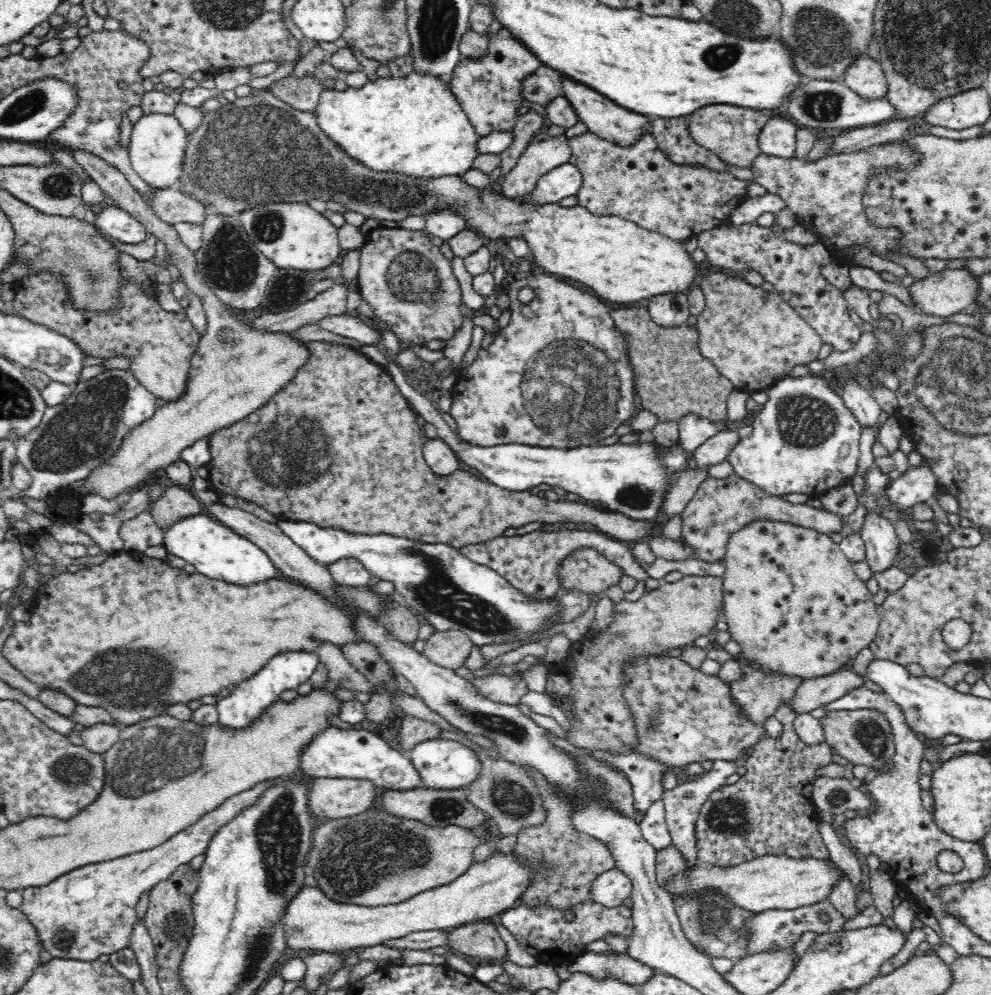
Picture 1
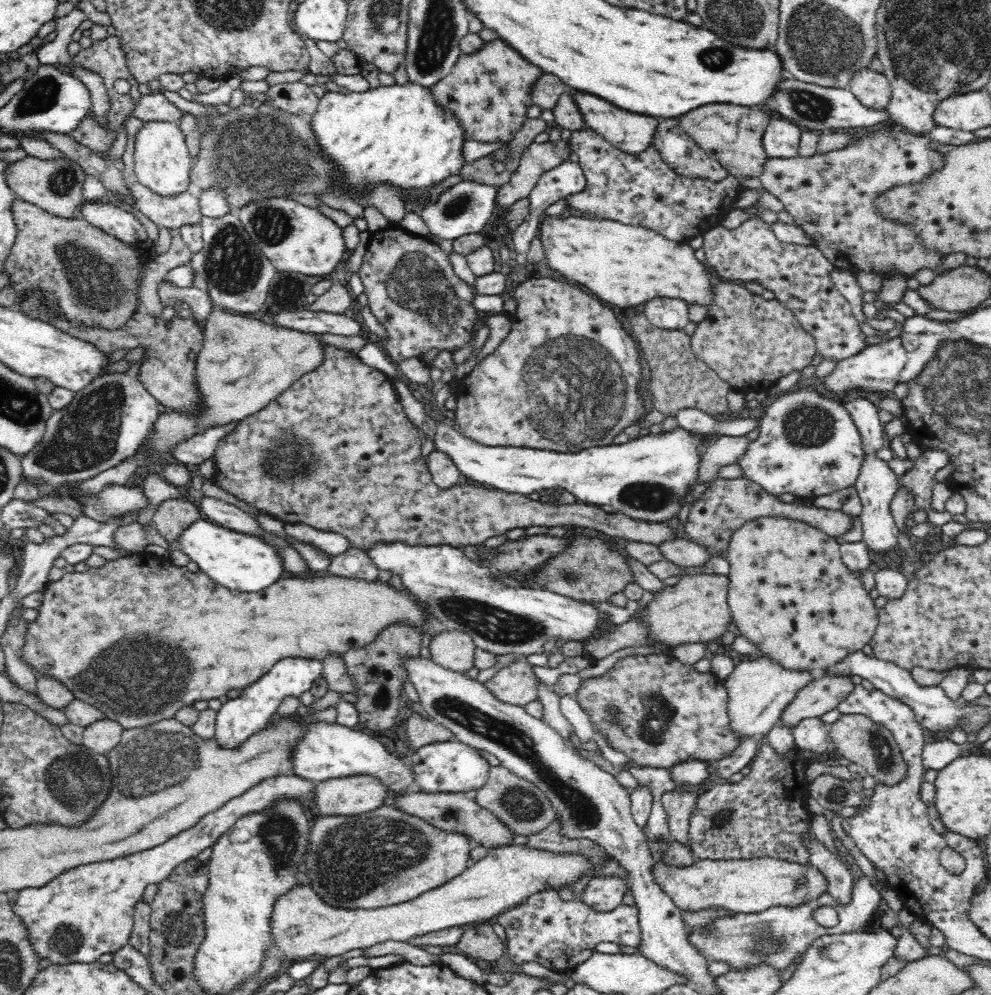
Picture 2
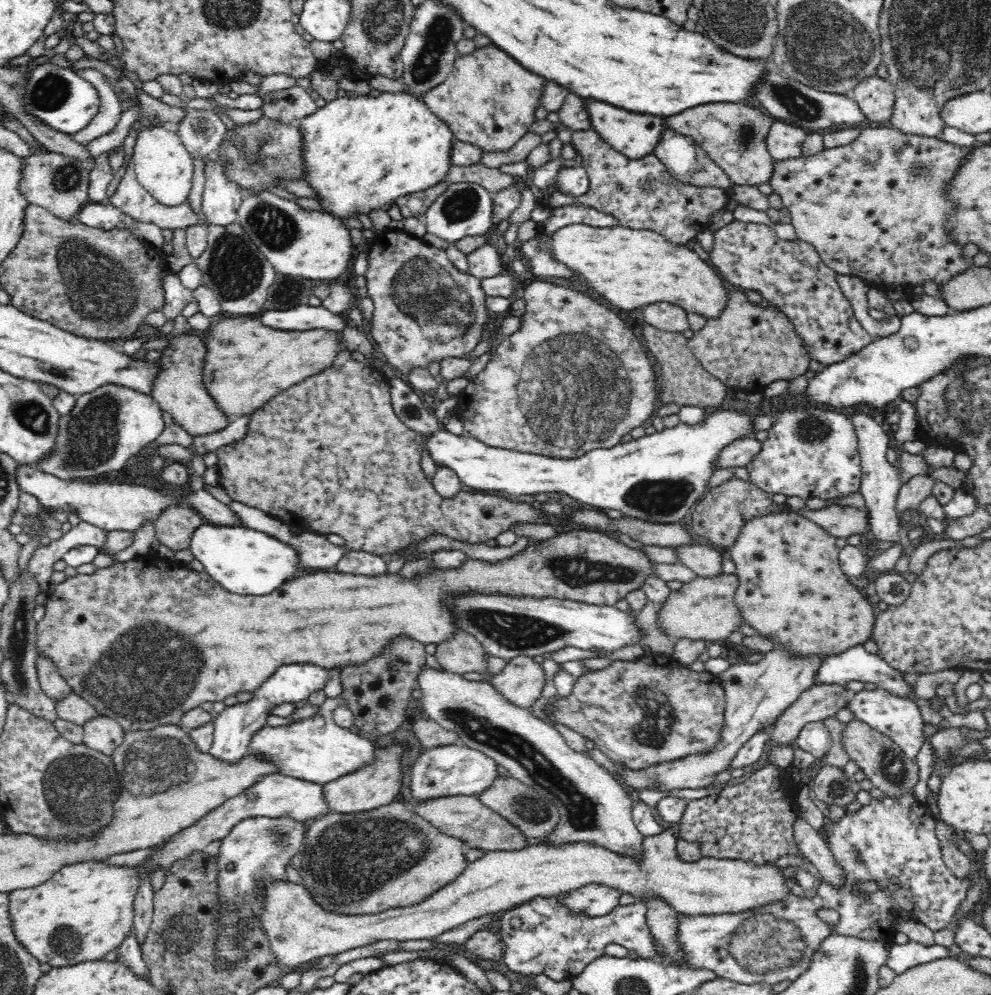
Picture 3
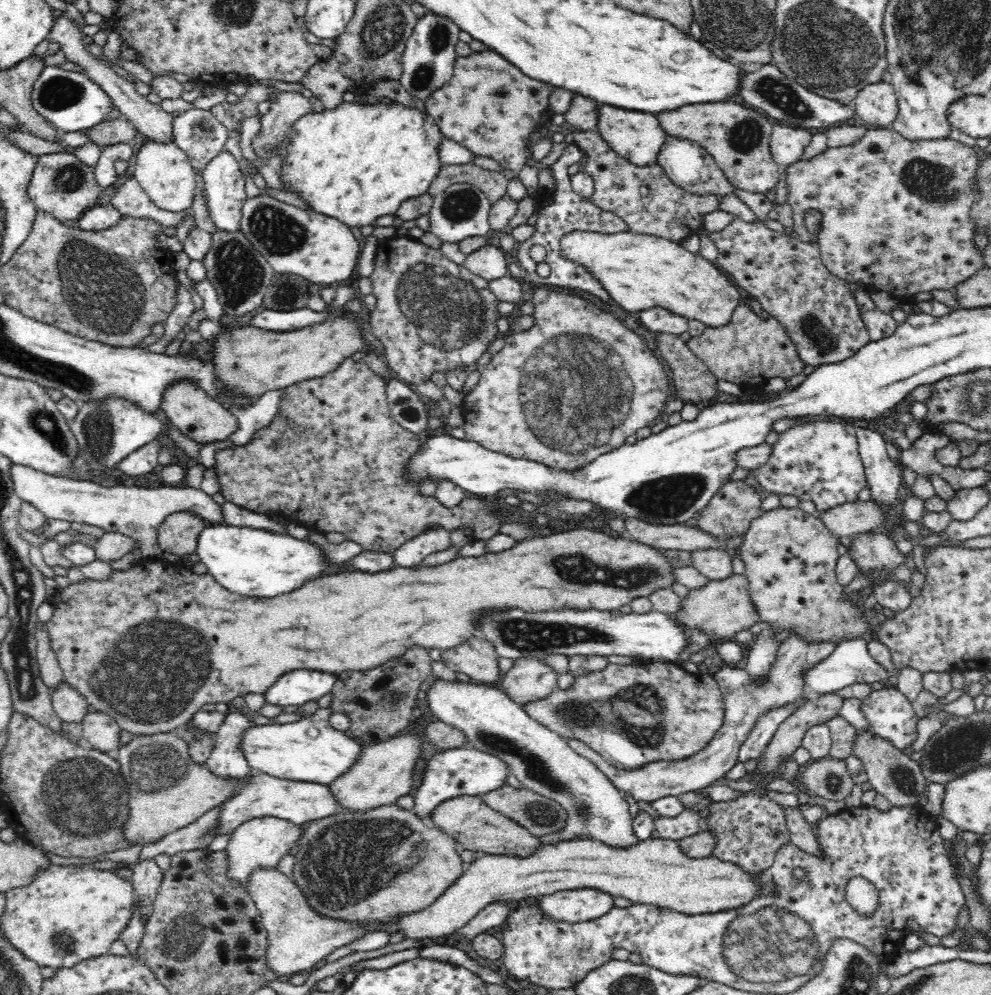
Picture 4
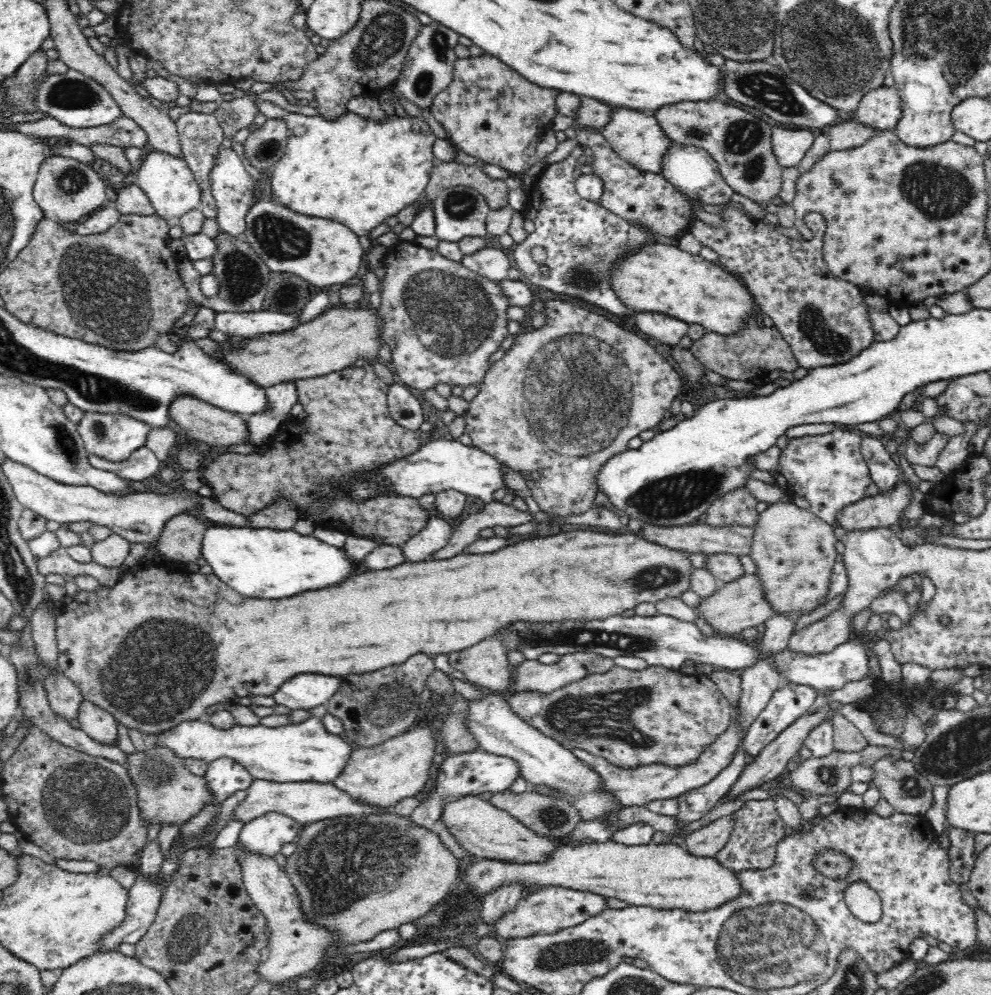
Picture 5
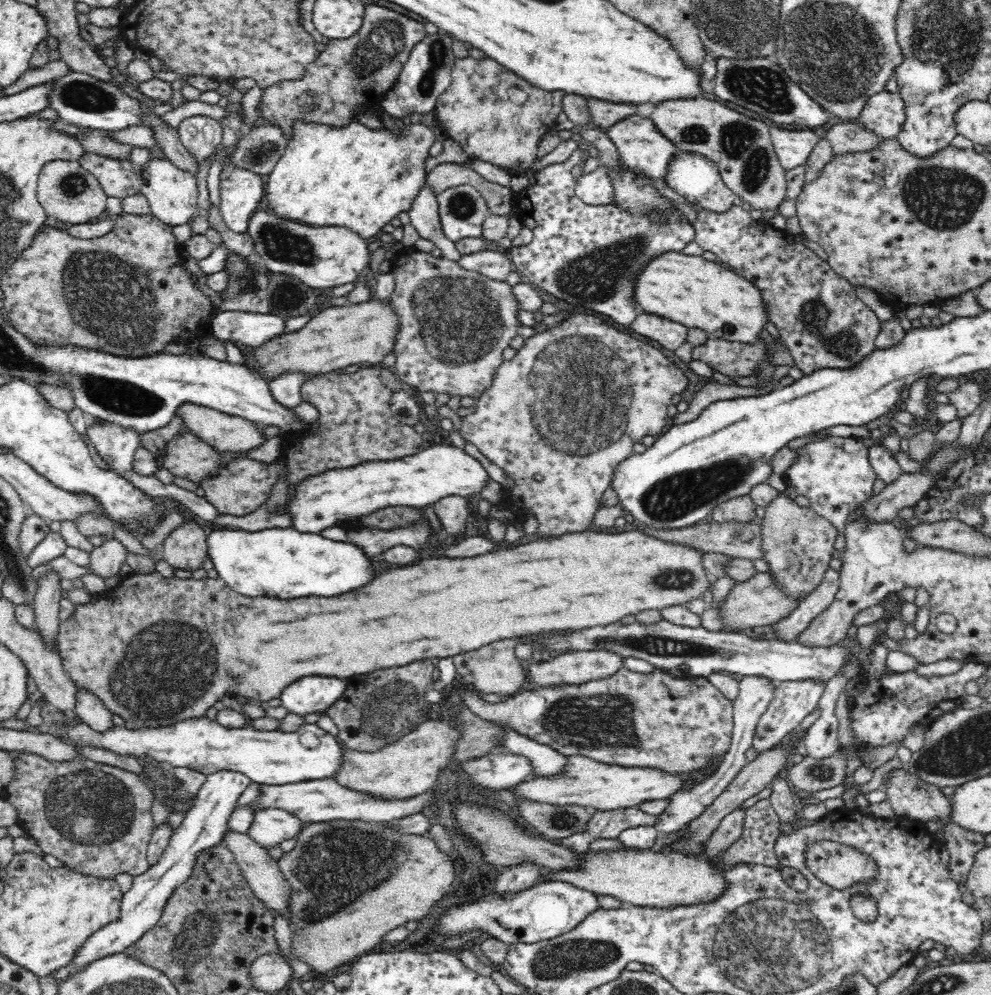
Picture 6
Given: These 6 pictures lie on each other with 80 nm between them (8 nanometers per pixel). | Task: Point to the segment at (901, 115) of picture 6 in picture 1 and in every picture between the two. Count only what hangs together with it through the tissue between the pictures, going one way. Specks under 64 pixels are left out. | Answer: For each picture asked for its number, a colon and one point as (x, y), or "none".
1: (865, 77)
2: (873, 90)
3: (875, 97)
4: (877, 105)
5: (880, 109)

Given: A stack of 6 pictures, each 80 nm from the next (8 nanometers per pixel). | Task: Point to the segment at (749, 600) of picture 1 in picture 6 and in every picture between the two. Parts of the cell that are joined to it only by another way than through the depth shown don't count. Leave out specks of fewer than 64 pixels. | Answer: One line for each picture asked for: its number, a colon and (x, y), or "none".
2: (790, 593)
3: (791, 588)
4: (791, 556)
5: (795, 550)
6: (798, 543)

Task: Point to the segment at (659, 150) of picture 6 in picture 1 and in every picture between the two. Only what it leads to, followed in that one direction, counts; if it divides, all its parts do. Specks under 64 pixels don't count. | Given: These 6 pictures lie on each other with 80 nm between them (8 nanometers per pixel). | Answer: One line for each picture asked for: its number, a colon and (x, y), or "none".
1: (619, 126)
2: (631, 133)
3: (634, 135)
4: (638, 137)
5: (639, 140)

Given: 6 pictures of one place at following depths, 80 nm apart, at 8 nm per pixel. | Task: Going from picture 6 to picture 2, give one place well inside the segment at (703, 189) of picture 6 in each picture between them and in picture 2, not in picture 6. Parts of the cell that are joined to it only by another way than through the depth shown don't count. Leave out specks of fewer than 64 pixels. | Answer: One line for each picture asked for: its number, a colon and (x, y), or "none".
2: (682, 154)
3: (686, 161)
4: (689, 165)
5: (691, 170)

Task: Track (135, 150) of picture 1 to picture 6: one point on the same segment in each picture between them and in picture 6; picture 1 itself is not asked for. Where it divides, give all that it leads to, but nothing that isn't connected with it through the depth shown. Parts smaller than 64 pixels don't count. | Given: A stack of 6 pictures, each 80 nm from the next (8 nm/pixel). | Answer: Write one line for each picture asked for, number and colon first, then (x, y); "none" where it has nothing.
2: (162, 163)
3: (163, 166)
4: (164, 172)
5: (169, 183)
6: (172, 194)

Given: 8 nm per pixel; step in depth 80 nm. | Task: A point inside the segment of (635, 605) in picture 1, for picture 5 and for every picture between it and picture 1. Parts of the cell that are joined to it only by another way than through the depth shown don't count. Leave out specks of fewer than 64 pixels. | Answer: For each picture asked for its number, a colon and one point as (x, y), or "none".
2: (696, 609)
3: (704, 609)
4: (722, 608)
5: (738, 605)

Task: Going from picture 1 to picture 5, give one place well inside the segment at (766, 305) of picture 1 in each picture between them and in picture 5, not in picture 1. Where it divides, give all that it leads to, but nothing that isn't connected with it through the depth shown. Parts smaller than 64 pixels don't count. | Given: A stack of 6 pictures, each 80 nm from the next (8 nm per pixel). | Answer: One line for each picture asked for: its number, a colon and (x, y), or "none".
2: (750, 342)
3: (747, 347)
4: (747, 351)
5: (755, 351)

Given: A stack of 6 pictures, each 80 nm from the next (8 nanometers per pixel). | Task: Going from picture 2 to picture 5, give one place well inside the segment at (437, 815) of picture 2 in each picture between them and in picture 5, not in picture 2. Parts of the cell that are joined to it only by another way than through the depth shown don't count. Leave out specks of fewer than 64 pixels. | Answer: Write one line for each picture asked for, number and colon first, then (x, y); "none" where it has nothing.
3: (465, 817)
4: (476, 827)
5: (487, 832)

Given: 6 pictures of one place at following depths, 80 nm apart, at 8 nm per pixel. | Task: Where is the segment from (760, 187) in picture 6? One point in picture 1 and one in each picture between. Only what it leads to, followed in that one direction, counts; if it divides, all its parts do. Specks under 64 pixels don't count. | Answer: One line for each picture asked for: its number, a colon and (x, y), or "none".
1: (730, 133)
2: (733, 135)
3: (734, 136)
4: (738, 139)
5: (740, 142)

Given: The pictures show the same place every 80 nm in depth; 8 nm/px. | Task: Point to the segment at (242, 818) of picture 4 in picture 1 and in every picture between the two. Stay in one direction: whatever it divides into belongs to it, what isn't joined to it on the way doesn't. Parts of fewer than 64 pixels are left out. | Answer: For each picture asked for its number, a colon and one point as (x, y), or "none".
1: (91, 911)
2: (87, 911)
3: (274, 795)

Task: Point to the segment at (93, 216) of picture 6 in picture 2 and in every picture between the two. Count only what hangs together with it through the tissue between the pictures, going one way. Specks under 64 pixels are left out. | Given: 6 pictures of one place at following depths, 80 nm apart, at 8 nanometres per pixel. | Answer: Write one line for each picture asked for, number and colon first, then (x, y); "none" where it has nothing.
2: (56, 185)
3: (58, 183)
4: (63, 186)
5: (67, 190)

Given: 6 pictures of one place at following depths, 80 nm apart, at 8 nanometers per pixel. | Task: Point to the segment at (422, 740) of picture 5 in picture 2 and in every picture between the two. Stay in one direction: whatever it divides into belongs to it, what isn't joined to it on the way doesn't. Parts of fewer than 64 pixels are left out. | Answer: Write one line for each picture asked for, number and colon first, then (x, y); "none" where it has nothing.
2: (345, 796)
3: (379, 783)
4: (383, 772)

